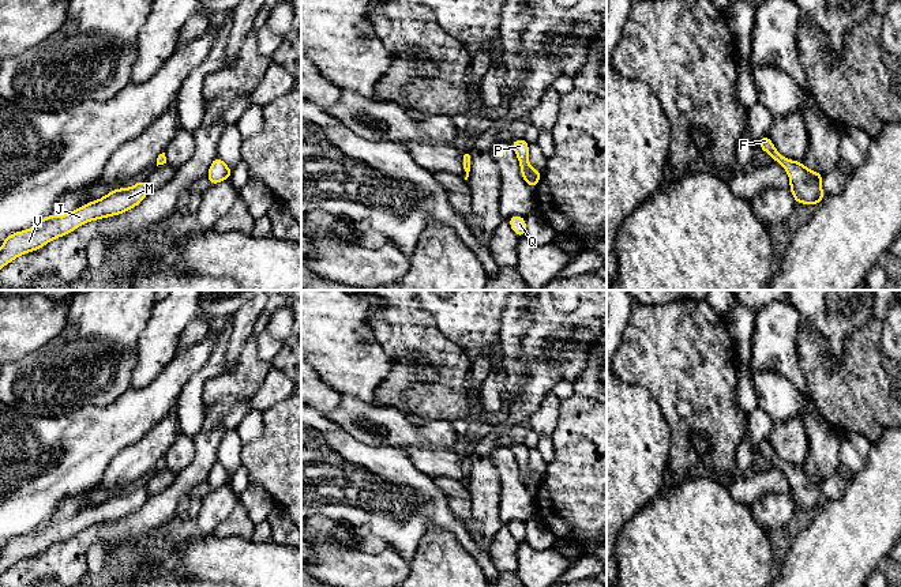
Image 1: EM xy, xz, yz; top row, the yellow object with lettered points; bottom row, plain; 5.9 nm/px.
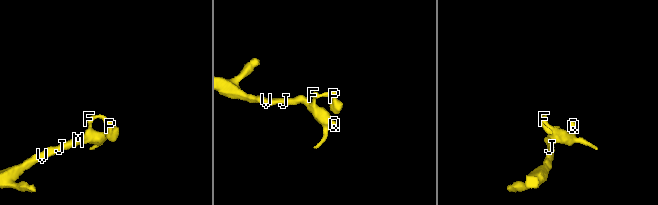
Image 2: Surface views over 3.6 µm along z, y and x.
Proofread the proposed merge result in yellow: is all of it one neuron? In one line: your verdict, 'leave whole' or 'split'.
leave whole

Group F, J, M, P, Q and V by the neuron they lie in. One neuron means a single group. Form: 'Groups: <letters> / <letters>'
Groups: F J M P Q V

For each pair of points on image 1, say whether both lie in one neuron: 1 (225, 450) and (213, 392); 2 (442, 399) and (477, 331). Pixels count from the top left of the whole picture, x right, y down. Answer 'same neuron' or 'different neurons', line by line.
1: different neurons
2: different neurons

